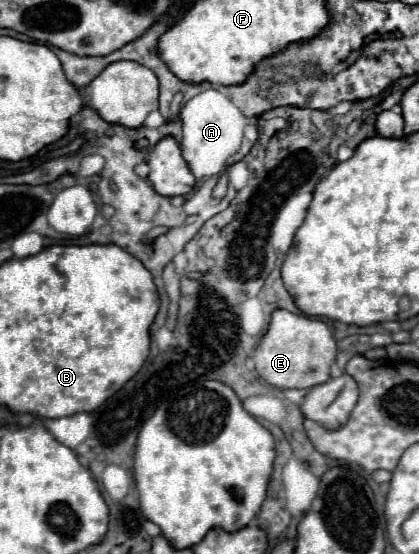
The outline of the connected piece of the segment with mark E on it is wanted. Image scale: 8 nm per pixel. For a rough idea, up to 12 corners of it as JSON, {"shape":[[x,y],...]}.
{"shape":[[276,309],[252,359],[276,389],[328,381],[324,321]]}

